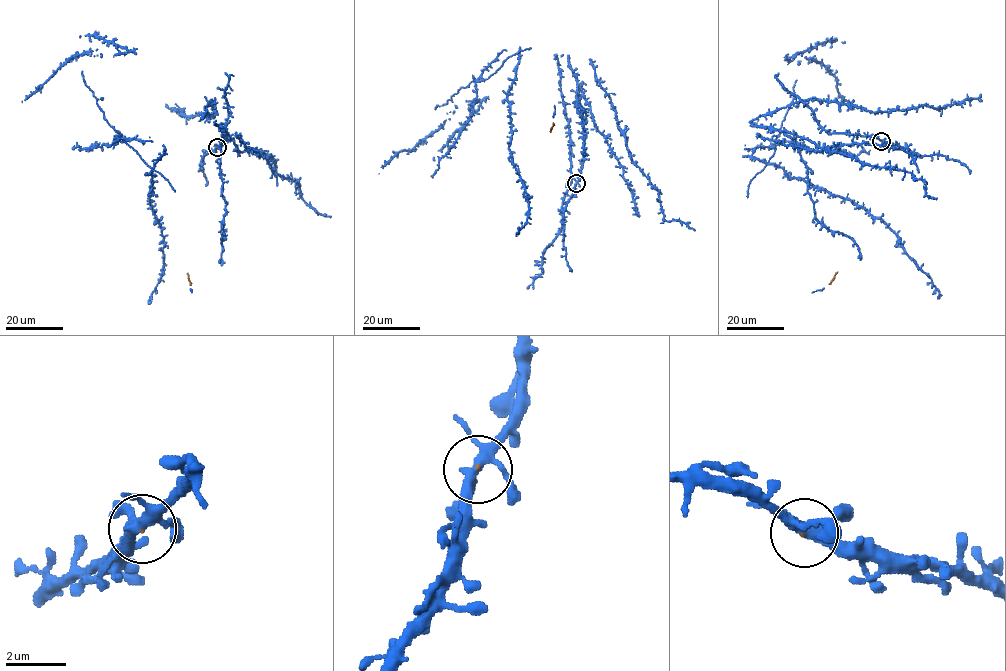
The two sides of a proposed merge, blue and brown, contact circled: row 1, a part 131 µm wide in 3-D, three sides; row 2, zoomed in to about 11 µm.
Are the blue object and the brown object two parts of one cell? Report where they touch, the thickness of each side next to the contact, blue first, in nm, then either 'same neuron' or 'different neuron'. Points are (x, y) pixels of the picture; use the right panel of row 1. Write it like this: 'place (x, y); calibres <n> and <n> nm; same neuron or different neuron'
place (881, 141); calibres 340 and 50 nm; same neuron

